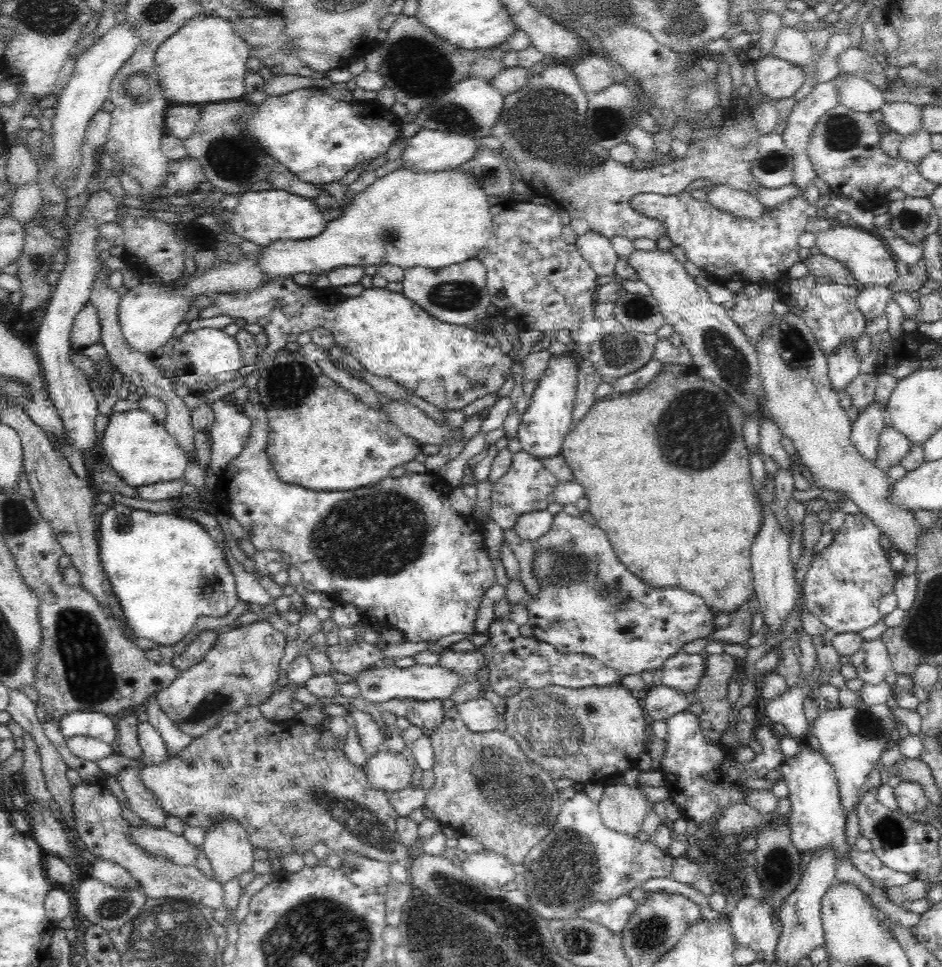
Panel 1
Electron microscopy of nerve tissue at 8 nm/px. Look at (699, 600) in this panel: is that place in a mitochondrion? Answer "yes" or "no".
no

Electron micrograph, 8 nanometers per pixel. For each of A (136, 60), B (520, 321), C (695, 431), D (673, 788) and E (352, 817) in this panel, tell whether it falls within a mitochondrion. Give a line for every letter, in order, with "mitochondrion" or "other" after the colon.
A: other
B: other
C: mitochondrion
D: other
E: mitochondrion

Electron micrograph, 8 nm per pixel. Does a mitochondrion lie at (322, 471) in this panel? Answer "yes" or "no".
no

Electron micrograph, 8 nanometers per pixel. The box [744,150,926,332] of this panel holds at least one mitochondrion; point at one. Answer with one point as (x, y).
(907, 218)

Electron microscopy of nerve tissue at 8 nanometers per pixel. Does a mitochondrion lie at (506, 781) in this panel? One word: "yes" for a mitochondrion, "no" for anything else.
yes

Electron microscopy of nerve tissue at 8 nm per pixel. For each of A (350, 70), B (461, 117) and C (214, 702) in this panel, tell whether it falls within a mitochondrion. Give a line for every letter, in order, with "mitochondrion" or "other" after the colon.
A: other
B: mitochondrion
C: mitochondrion

